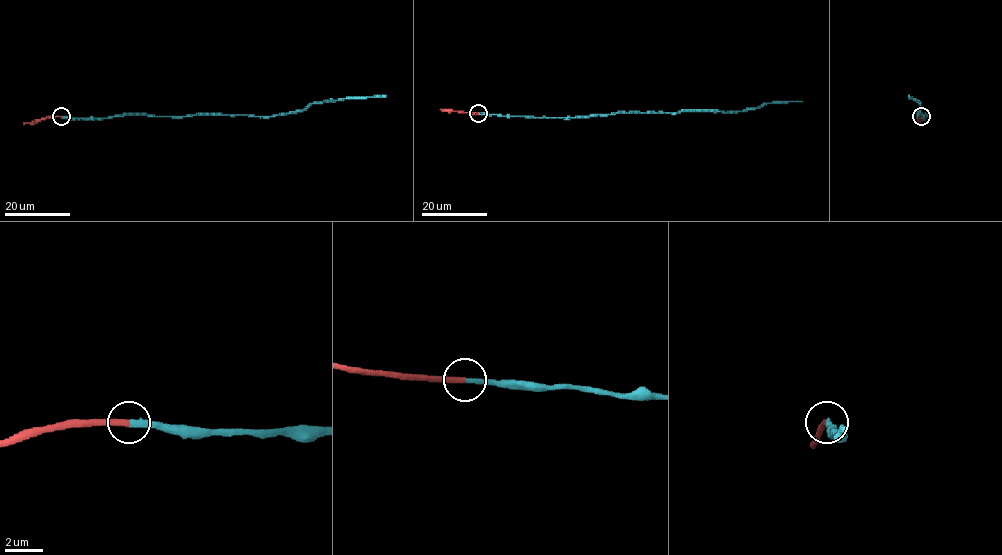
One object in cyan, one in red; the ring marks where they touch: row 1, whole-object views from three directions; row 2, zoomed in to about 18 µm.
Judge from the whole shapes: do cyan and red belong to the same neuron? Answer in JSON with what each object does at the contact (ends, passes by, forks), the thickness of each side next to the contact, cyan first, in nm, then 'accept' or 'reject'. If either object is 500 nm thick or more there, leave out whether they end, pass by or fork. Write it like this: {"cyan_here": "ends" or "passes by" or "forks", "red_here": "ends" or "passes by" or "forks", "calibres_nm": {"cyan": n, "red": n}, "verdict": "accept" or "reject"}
{"cyan_here": "ends", "red_here": "ends", "calibres_nm": {"cyan": 320, "red": 360}, "verdict": "accept"}

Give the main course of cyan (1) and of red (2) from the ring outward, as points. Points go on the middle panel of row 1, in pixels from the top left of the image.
1: (478, 113), (571, 117), (622, 112), (726, 112), (755, 109), (771, 102), (802, 101)
2: (477, 113), (441, 110)

